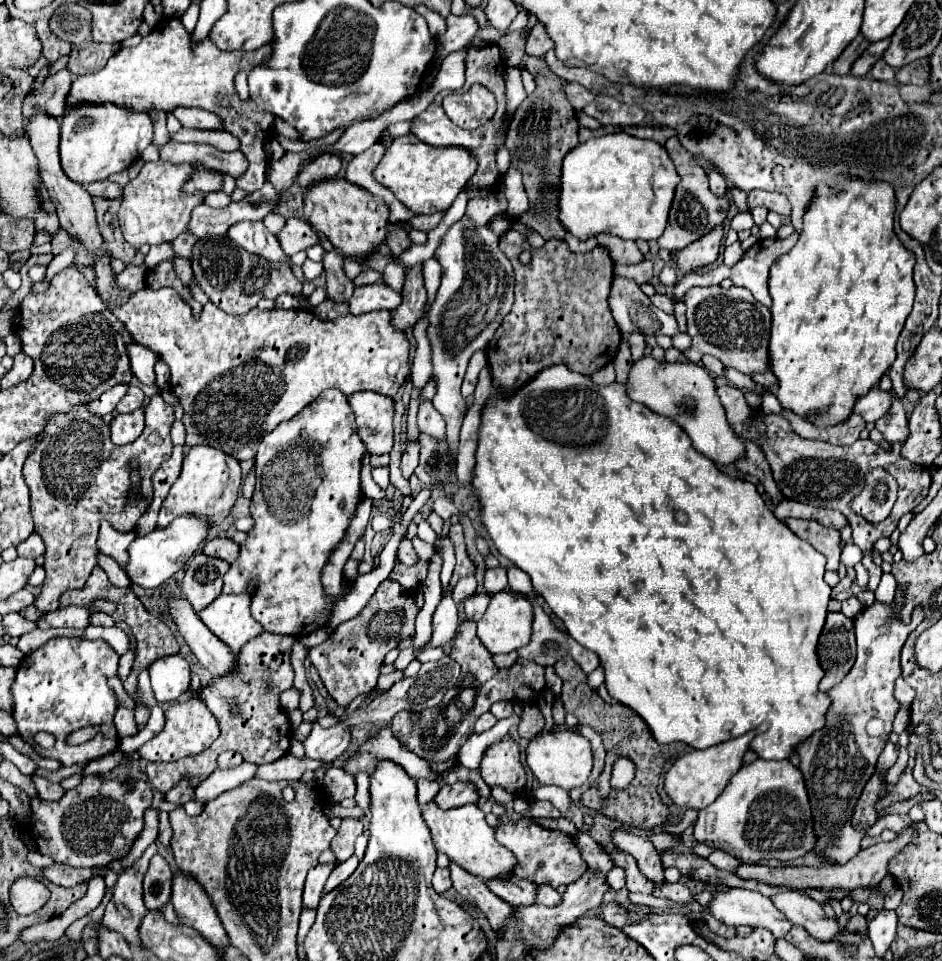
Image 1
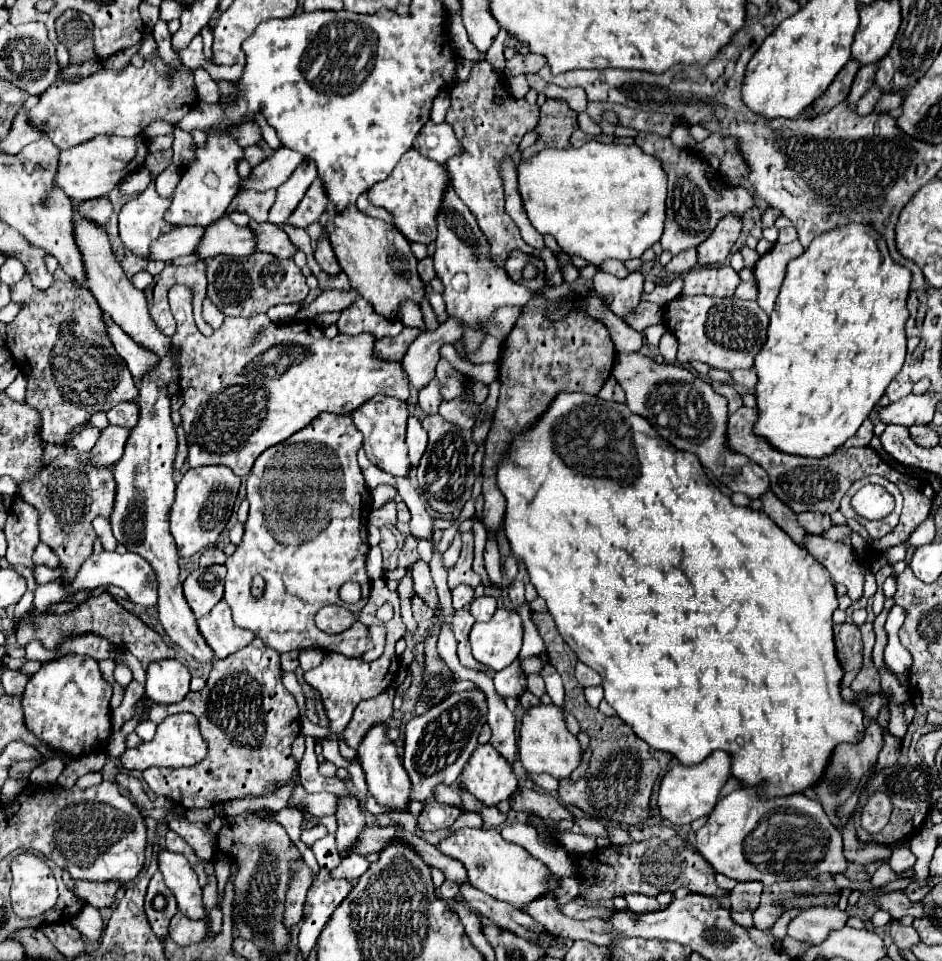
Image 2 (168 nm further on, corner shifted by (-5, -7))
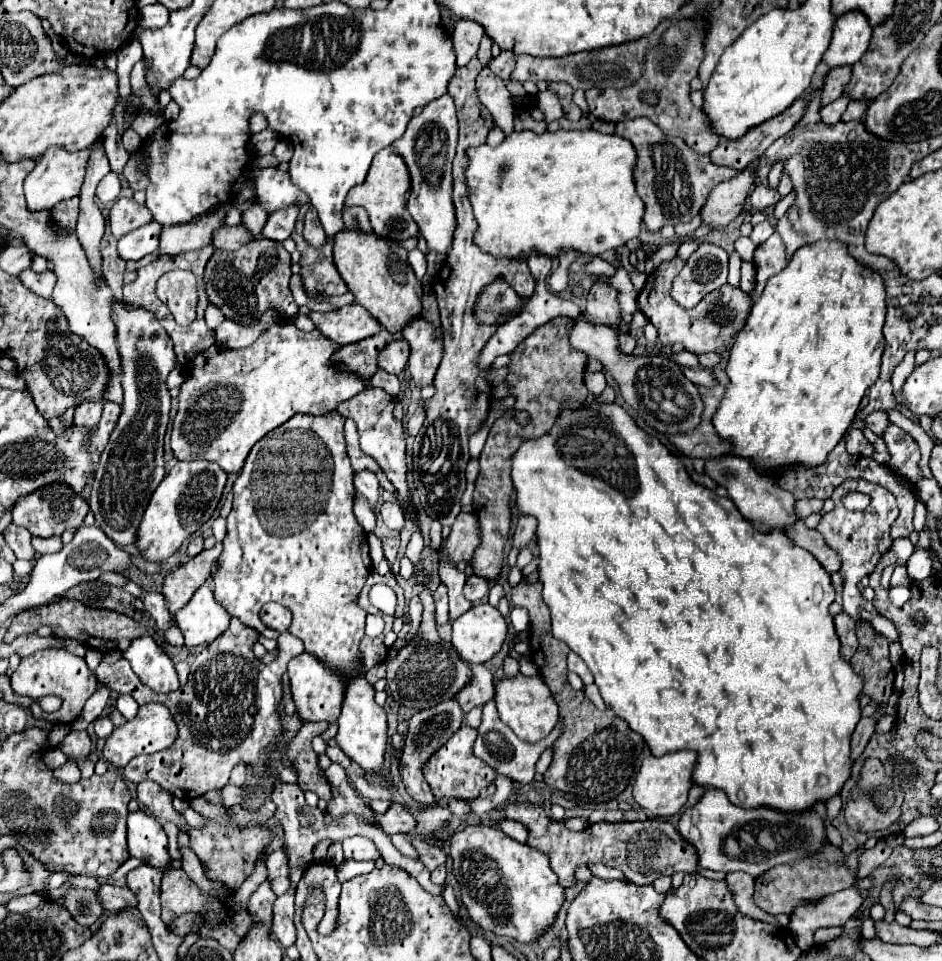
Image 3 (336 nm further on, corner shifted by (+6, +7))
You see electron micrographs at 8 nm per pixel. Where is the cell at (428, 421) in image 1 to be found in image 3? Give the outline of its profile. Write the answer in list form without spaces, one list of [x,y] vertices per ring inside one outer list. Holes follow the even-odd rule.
[[[417,319],[405,327],[403,337],[411,347],[407,363],[411,379],[417,387],[431,385],[443,357],[443,335],[437,333],[437,329],[429,325],[427,319]]]

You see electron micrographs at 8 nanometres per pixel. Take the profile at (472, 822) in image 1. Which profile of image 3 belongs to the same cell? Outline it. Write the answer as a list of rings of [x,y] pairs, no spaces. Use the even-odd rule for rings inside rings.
[[[467,825],[461,833],[451,835],[451,859],[453,859],[453,875],[461,887],[461,903],[467,909],[469,919],[477,923],[481,929],[529,945],[541,939],[553,927],[557,913],[565,901],[565,889],[559,885],[557,875],[553,873],[549,865],[549,857],[545,857],[545,853],[525,843],[513,841],[497,827]]]

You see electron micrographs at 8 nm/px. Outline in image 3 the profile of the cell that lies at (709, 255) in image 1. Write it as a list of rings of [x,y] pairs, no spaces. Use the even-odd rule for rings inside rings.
[[[757,161],[747,169],[743,169],[737,177],[723,181],[711,191],[705,207],[701,209],[703,223],[715,225],[715,229],[719,231],[727,227],[741,213],[745,199],[749,197],[751,187],[755,183],[755,167],[757,167]]]

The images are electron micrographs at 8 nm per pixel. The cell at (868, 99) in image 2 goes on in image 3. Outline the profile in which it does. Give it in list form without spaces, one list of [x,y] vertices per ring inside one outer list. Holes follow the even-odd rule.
[[[839,97],[837,101],[833,101],[833,103],[825,105],[825,107],[821,107],[821,111],[819,111],[821,121],[823,121],[825,125],[835,125],[835,123],[841,119],[841,115],[843,115],[847,103],[849,103],[847,97]]]

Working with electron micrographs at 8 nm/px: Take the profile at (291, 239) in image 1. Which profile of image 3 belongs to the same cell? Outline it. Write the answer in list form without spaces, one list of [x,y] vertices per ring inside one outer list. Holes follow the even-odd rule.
[[[223,225],[213,235],[213,247],[215,249],[223,249],[223,251],[235,251],[235,249],[239,249],[241,245],[245,245],[249,241],[251,241],[249,231],[243,225],[237,225],[237,227]]]

